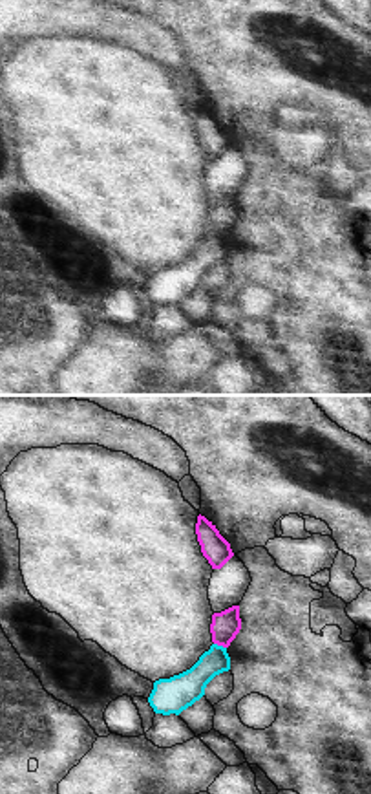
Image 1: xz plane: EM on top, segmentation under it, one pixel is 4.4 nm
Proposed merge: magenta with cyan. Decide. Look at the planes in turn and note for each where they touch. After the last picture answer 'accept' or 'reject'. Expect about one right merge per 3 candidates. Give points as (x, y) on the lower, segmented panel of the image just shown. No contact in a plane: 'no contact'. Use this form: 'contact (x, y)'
contact (220, 644)

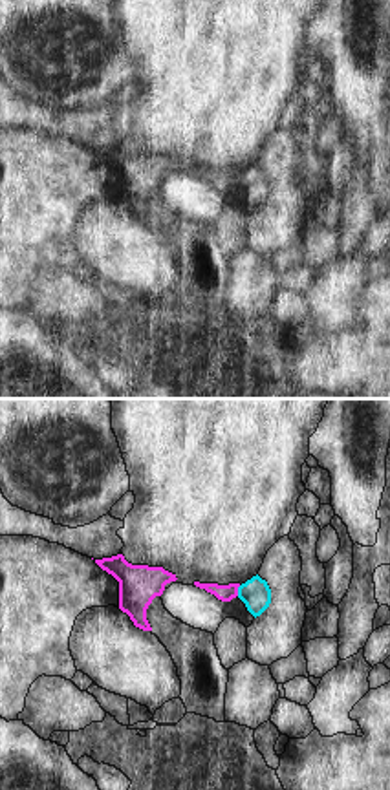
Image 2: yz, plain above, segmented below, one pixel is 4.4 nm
contact (237, 591)

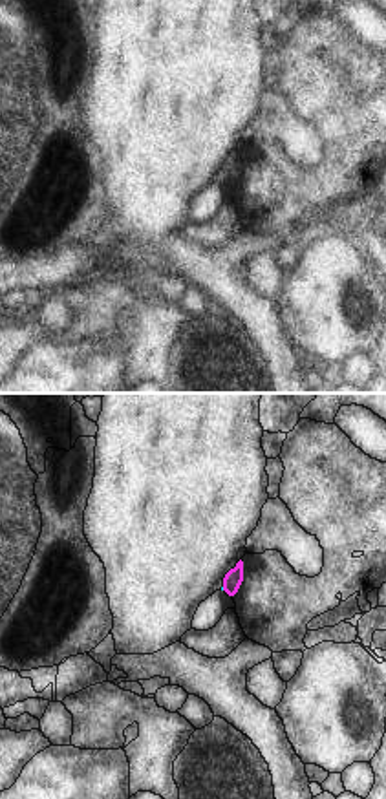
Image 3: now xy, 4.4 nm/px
no contact

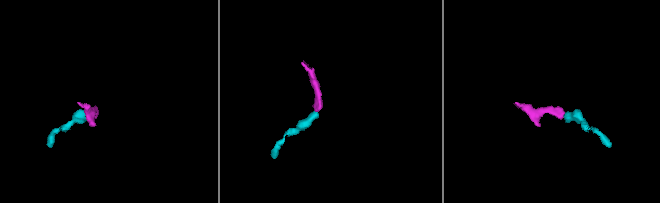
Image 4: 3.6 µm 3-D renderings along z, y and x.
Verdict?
reject

